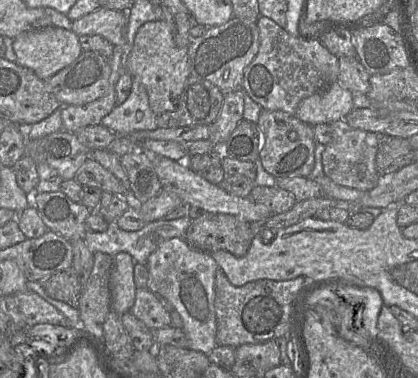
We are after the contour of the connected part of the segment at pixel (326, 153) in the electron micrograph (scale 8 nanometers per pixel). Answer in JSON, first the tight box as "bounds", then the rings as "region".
{"bounds":[322,119,384,192],"region":[[[344,119],[333,121],[329,126],[331,141],[325,145],[322,152],[324,176],[339,185],[355,188],[362,192],[373,189],[378,183],[376,153],[384,135],[353,128]]]}

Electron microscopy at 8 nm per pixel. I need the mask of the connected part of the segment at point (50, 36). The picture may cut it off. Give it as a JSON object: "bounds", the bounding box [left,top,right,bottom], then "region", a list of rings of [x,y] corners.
{"bounds":[14,27,83,80],"region":[[[46,27],[23,32],[14,38],[16,62],[48,80],[74,62],[83,51],[79,36],[60,27]]]}

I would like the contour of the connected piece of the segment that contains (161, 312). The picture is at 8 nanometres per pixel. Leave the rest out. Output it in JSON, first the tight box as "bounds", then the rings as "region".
{"bounds":[130,288,171,330],"region":[[[136,288],[135,301],[130,312],[149,329],[158,330],[171,325],[169,305],[148,288]]]}

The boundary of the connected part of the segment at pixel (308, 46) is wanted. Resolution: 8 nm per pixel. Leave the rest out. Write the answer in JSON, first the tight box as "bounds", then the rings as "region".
{"bounds":[243,16,339,115],"region":[[[259,16],[259,50],[244,70],[243,90],[266,110],[280,110],[295,115],[298,104],[320,91],[324,91],[339,75],[339,58],[331,53],[320,40],[303,40],[293,36],[272,19]]]}

